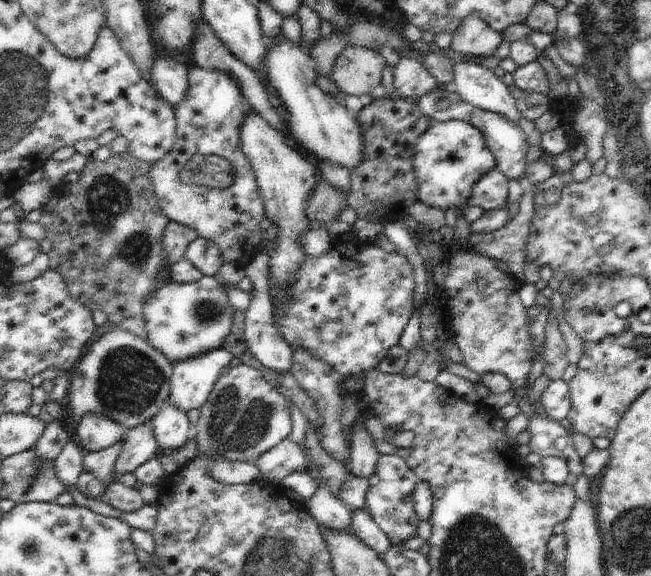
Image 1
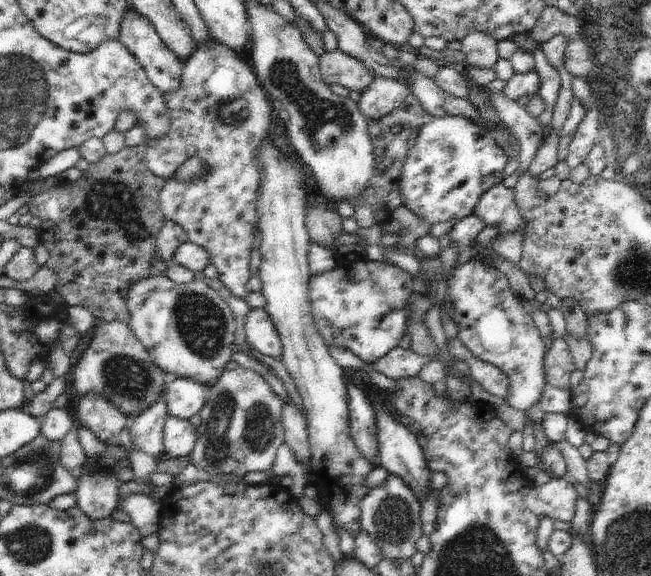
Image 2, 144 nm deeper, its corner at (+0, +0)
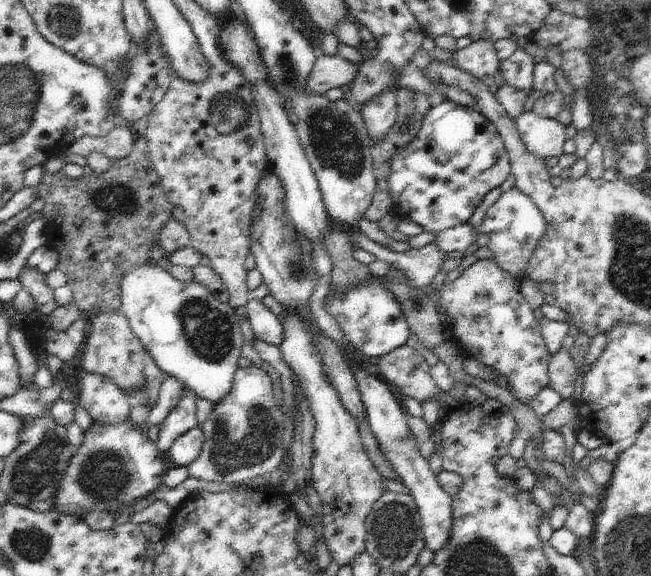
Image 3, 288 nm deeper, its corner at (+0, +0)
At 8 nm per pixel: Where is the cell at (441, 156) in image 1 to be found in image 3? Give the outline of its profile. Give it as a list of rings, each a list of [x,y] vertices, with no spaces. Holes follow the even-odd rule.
[[[451,100],[437,102],[429,110],[429,114],[423,118],[419,134],[409,142],[397,158],[391,160],[391,174],[389,174],[389,196],[393,200],[393,216],[399,220],[411,220],[423,232],[439,234],[443,230],[451,230],[455,226],[463,226],[467,218],[473,214],[477,204],[483,200],[483,196],[499,188],[505,178],[511,174],[511,162],[509,152],[505,148],[505,142],[501,140],[497,128],[493,122],[489,122],[483,114],[479,114],[473,108],[463,108]]]

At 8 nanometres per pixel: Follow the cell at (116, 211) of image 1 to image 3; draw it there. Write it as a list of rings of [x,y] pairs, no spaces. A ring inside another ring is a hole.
[[[135,138],[135,144],[131,152],[123,160],[113,160],[109,170],[103,174],[91,172],[89,176],[83,176],[79,180],[69,180],[61,172],[49,176],[43,172],[43,180],[39,182],[39,198],[43,200],[43,210],[37,214],[39,218],[45,220],[47,224],[47,234],[53,230],[51,226],[57,222],[59,236],[53,240],[53,250],[57,252],[59,260],[55,264],[55,270],[61,270],[67,276],[67,286],[73,292],[71,304],[75,304],[81,314],[97,312],[97,314],[111,314],[117,312],[121,302],[121,290],[119,282],[121,278],[139,266],[145,266],[151,262],[151,252],[149,246],[153,244],[155,236],[161,232],[161,228],[167,224],[173,212],[173,204],[167,200],[163,188],[161,188],[161,178],[155,172],[149,156],[147,156],[147,140],[145,138]]]

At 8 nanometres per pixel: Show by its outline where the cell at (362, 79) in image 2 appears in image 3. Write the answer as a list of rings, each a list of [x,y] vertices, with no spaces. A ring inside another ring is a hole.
[[[323,54],[321,58],[317,58],[315,68],[311,70],[307,86],[315,94],[323,96],[329,88],[341,88],[345,84],[351,84],[353,78],[359,74],[359,70],[361,70],[361,62],[353,64],[343,60],[339,54],[333,56]]]

